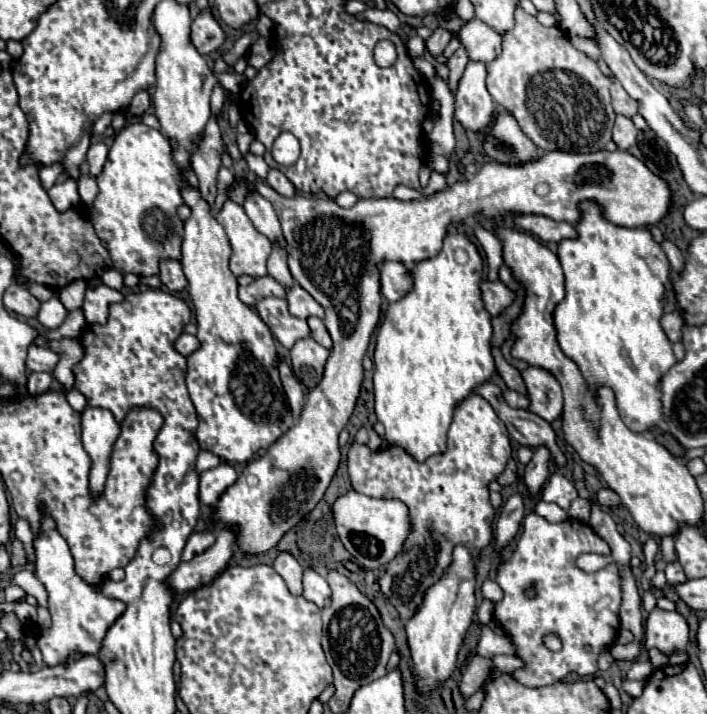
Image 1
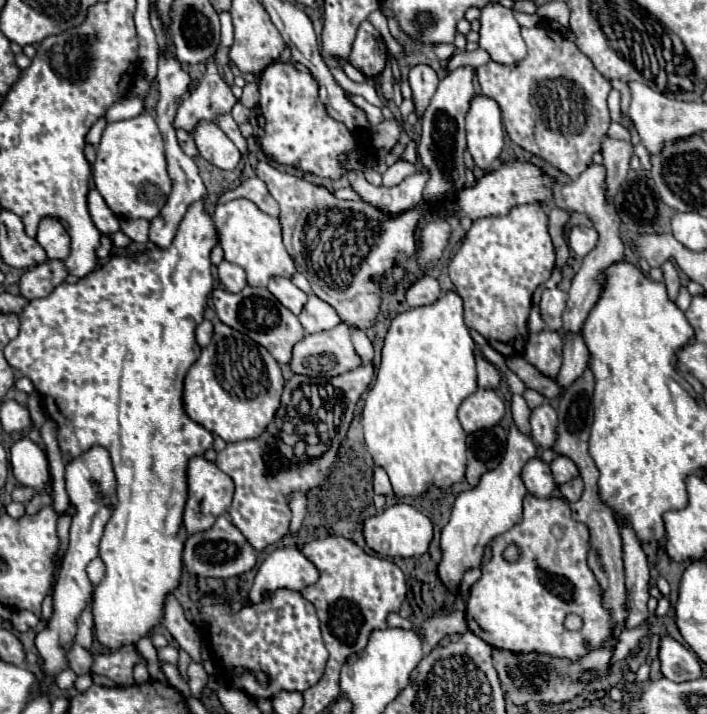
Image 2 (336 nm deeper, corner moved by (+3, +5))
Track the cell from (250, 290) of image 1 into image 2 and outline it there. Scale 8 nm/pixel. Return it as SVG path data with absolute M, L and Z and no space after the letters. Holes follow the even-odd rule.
M222 261L218 265L218 275L220 275L220 281L224 283L224 287L232 293L238 293L246 287L246 271L242 271L242 267L238 267L234 263Z

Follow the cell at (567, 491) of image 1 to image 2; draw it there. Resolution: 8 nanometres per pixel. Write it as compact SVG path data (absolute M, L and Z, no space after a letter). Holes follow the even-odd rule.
M564 455L556 457L556 459L550 463L550 467L552 467L554 481L556 481L558 485L560 485L560 483L566 483L566 481L570 481L570 479L574 479L574 477L578 477L578 475L580 475L580 471L578 471L576 463L574 463L572 459L564 457Z

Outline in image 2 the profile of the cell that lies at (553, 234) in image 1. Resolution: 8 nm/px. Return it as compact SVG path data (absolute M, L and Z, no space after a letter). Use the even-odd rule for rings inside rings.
M574 227L574 229L570 229L568 245L578 257L588 255L596 247L596 243L598 243L598 233L594 229L588 229L588 227Z

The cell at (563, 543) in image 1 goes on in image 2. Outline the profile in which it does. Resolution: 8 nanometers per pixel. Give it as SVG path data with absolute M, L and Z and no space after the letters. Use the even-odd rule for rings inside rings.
M528 493L524 497L524 515L522 515L522 521L516 523L506 533L494 537L492 543L490 543L490 549L492 549L492 557L482 563L482 567L480 567L482 569L482 577L470 587L470 597L468 597L468 605L466 605L466 623L468 623L468 629L472 633L476 633L480 639L484 639L488 645L492 645L492 647L506 647L510 651L546 651L548 655L558 655L558 657L568 657L568 659L580 659L586 653L584 641L588 641L590 647L600 647L610 637L610 613L602 607L602 597L600 597L600 591L598 591L598 581L594 579L594 575L590 575L590 569L586 567L586 527L582 527L582 523L574 523L574 519L570 519L570 507L568 507L566 499L562 499L562 497L544 497L544 499L540 499L540 497L534 497L532 493ZM512 543L518 547L520 557L516 561L506 561L504 559L504 549L508 545L512 545ZM568 613L578 613L584 619L584 625L582 625L580 631L568 631L564 627L564 617Z

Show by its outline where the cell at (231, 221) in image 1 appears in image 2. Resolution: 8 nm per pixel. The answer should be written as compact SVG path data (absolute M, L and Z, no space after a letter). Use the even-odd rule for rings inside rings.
M232 199L216 207L214 221L220 231L220 245L224 249L224 259L240 265L246 271L250 287L266 287L268 279L276 275L288 279L294 275L296 265L282 245L282 227L278 217L266 215L248 199Z

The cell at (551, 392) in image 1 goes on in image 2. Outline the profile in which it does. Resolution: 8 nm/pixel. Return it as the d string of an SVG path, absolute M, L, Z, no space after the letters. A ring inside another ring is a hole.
M550 329L530 335L524 357L544 375L556 377L562 365L562 335Z

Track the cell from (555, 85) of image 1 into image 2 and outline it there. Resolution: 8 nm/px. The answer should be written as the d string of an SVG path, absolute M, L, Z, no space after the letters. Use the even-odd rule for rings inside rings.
M550 25L522 29L522 37L528 45L528 57L522 59L522 63L514 63L514 67L506 67L506 65L488 61L486 65L476 69L480 93L494 99L500 105L502 123L512 143L520 145L528 153L554 165L558 171L562 171L570 179L576 179L582 171L588 169L588 165L592 163L592 155L600 151L602 137L608 131L610 113L608 113L606 97L612 85L602 75L598 75L598 71L594 71L594 65L590 63L590 59L586 59L586 55L582 55L570 39L556 33Z

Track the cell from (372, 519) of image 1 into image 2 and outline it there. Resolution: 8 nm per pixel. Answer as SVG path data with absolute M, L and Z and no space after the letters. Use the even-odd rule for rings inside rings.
M396 503L394 507L388 507L382 513L366 519L364 535L368 547L382 557L420 557L428 551L428 545L434 537L434 527L432 521L412 505Z

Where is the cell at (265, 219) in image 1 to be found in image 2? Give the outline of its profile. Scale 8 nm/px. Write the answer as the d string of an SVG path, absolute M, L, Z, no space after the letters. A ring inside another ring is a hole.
M200 121L194 131L190 131L190 137L194 139L198 153L210 161L212 165L220 167L220 169L236 169L238 161L240 161L240 151L238 147L222 133L222 129L218 129L214 123L208 121Z

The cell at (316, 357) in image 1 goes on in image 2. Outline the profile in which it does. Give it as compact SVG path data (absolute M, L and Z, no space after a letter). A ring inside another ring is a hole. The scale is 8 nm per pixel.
M342 321L330 331L320 331L314 335L306 335L296 347L292 355L292 371L308 377L334 377L342 375L346 371L352 371L354 367L362 365L362 357L356 353L352 341L350 341L350 327Z

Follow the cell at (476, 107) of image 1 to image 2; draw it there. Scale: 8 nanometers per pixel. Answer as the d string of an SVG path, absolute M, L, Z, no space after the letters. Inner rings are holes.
M476 95L466 115L468 151L482 171L490 171L492 163L504 149L504 127L500 121L500 107L494 99Z

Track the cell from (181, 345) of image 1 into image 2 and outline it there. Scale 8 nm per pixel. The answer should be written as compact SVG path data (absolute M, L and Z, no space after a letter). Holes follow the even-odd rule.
M204 319L198 325L198 329L196 329L196 341L198 341L198 345L200 347L206 347L210 343L210 339L212 339L212 333L214 333L214 321Z

